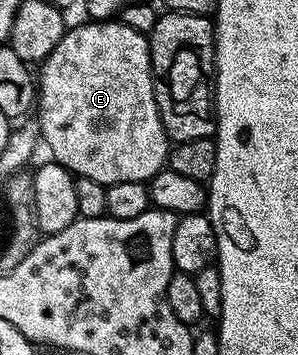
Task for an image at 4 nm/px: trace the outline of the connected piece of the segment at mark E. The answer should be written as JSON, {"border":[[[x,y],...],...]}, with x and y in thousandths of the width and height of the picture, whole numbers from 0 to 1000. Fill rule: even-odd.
{"border":[[[289,59],[268,76],[215,85],[205,115],[191,115],[191,138],[164,149],[158,169],[124,200],[124,344],[141,400],[171,423],[168,445],[215,476],[268,504],[309,504],[349,521],[460,510],[493,515],[530,482],[550,479],[567,434],[560,369],[534,327],[534,299],[520,282],[520,220],[507,214],[507,124],[497,101],[460,93],[460,82],[433,82],[409,59]]]}

